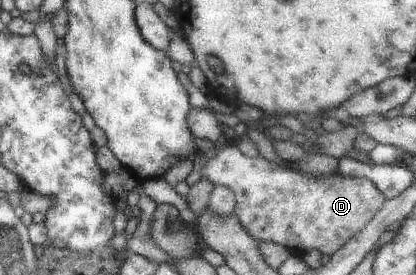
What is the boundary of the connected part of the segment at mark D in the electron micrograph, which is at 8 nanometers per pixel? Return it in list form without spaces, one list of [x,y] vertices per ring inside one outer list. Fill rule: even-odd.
[[[226,146],[209,158],[199,171],[200,179],[210,181],[215,186],[228,187],[234,193],[232,214],[239,220],[245,231],[256,241],[269,241],[285,246],[293,254],[300,256],[311,250],[330,256],[345,245],[375,215],[386,199],[384,195],[365,178],[342,176],[336,171],[325,178],[307,177],[287,167],[280,167],[262,156],[243,156],[236,146]]]

